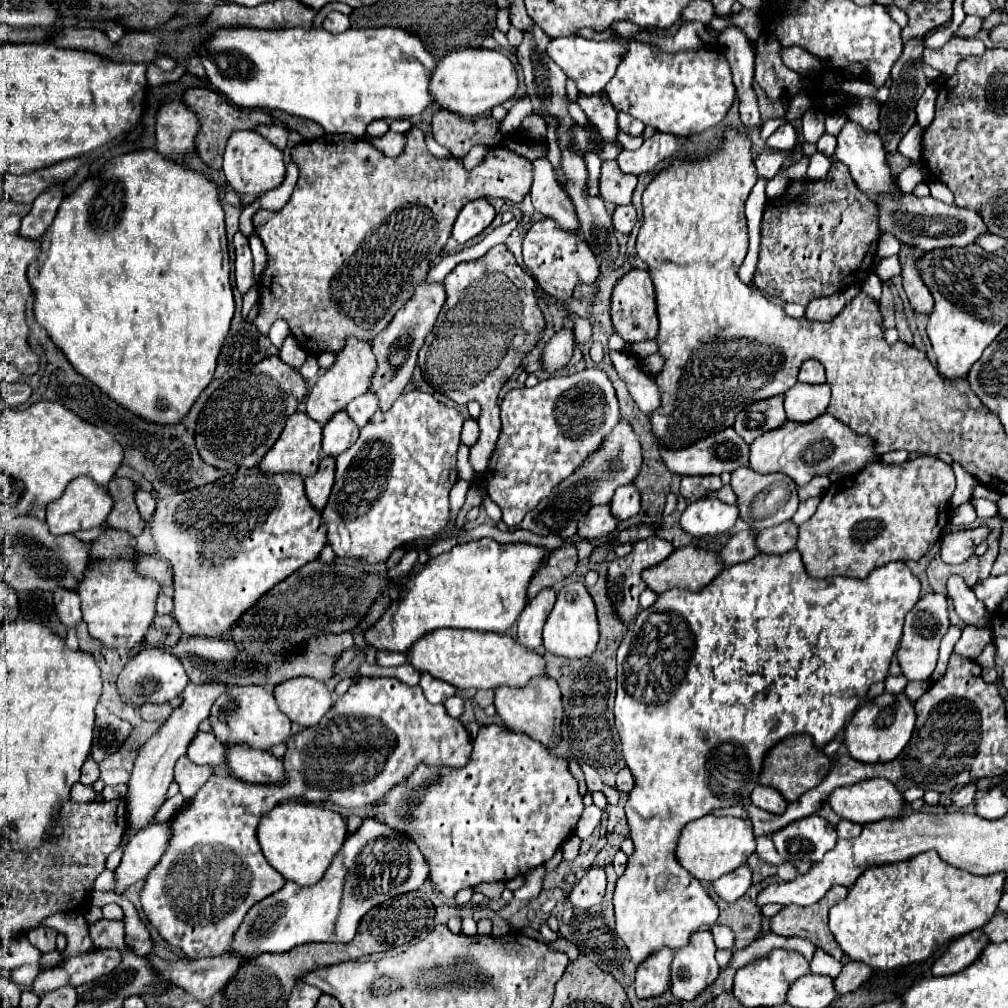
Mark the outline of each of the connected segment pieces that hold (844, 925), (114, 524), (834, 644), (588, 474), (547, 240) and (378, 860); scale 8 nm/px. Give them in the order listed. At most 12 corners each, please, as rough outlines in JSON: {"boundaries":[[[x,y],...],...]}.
{"boundaries":[[[935,850],[867,868],[829,910],[873,970],[983,928],[1005,874]],[[129,478],[107,486],[115,504],[109,528],[139,536],[145,528],[135,506],[137,486]],[[799,550],[673,588],[617,650],[615,932],[715,924],[675,860],[887,678],[919,580]],[[625,418],[519,528],[573,538],[591,506],[611,502],[643,464]],[[551,218],[525,234],[523,262],[557,300],[593,284],[587,242]],[[367,818],[315,886],[257,902],[231,952],[351,942],[363,914],[429,866]]]}

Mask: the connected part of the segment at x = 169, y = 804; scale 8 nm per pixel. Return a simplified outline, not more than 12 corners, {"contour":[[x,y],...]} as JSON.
{"contour":[[183,796],[167,798],[153,822],[165,822],[183,806]]}

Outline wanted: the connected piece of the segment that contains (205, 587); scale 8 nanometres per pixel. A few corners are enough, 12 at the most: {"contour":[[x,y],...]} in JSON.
{"contour":[[299,474],[159,500],[173,616],[229,632],[327,544]]}

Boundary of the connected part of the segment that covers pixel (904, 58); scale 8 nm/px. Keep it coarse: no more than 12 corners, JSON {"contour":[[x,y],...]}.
{"contour":[[923,38],[903,46],[881,104],[879,136],[887,154],[917,122],[927,88]]}

